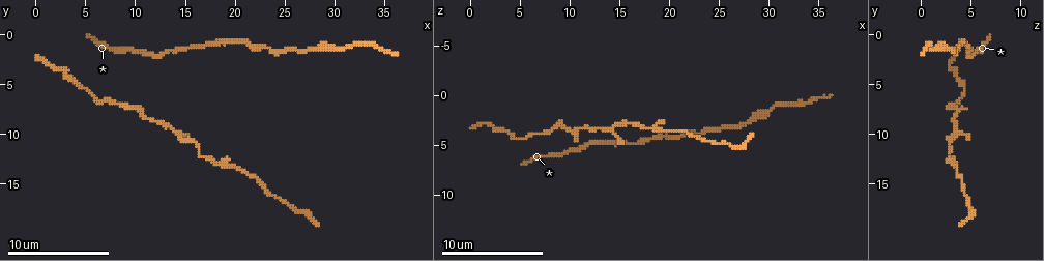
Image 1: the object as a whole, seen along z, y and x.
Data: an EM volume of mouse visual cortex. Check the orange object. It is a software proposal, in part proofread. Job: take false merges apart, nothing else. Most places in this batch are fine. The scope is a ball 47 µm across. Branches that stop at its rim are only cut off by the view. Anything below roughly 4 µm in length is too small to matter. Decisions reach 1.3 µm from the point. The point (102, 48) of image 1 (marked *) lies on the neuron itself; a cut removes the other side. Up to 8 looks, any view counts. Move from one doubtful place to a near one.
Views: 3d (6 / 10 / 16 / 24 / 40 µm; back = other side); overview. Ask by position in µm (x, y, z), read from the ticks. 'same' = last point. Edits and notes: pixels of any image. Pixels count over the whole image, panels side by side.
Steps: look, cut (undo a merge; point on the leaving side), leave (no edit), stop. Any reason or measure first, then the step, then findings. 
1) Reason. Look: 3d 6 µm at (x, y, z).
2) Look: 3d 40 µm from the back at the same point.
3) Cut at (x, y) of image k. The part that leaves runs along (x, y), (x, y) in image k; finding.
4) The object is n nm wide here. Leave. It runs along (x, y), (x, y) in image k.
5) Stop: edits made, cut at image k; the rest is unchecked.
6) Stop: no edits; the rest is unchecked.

Calibre changes. Look: 3d 16 µm at (10.2, 7.6, 3.6).

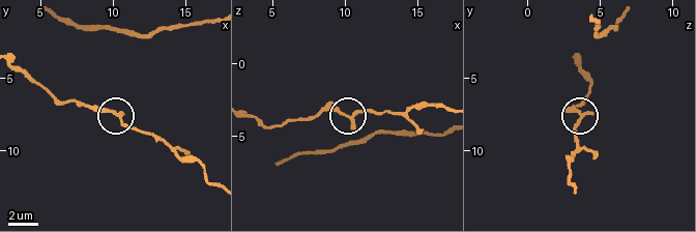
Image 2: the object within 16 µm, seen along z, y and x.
Leave. All the same neuron.

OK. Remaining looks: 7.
Look: 3d 10 µm at (15.8, 10.8, 2.8).

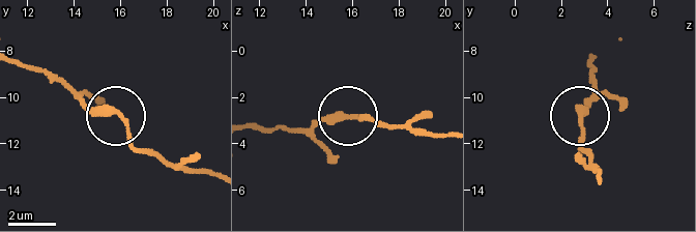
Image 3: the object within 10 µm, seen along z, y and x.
Look: 3d 6 µm at (15.8, 10.7, 2.9).

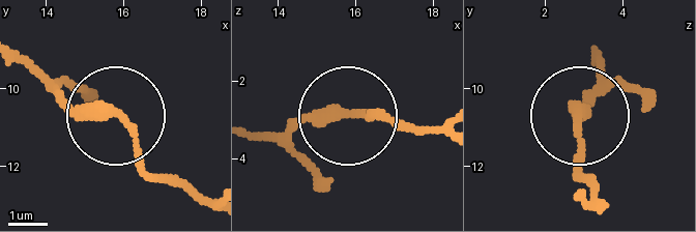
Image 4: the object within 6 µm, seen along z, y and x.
Leave. All the same neuron.

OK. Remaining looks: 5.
Calibre changes. Look: 3d 10 µm at (21.6, 14.0, 3.6).

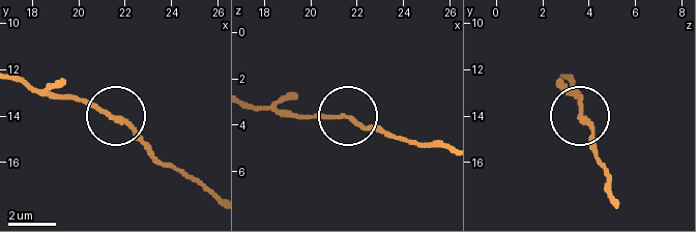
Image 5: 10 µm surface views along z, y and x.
Look: 3d 6 µm at (21.5, 14.1, 3.6).

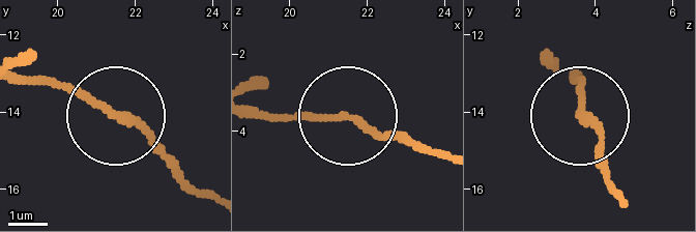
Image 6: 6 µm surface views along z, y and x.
Leave. It runs along (249, 112), (348, 115), (443, 154) in image 6; continuous, no second neuron.

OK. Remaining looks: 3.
Look: 3d 6 µm at (28.2, 1.4, 2.8).

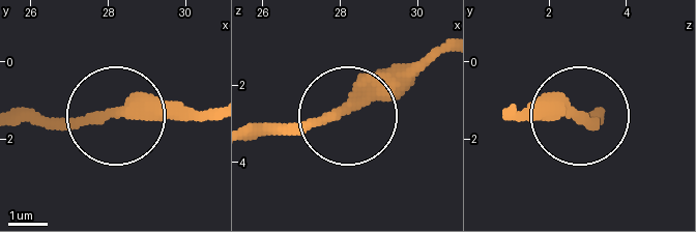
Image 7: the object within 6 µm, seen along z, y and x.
Look: 3d 6 µm from the back at (28.15, 1.30, 2.65).

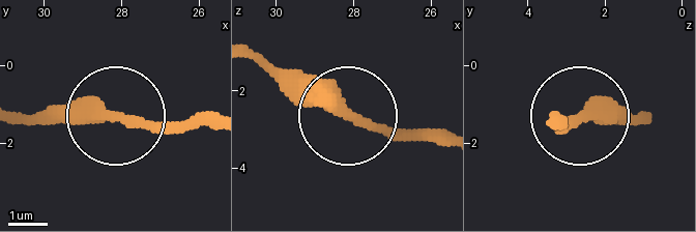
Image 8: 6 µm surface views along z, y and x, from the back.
Leave. It runs along (214, 124), (39, 115) in image 8; all the same neuron.

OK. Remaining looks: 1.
Stop: no edits; the rest is unchecked.

